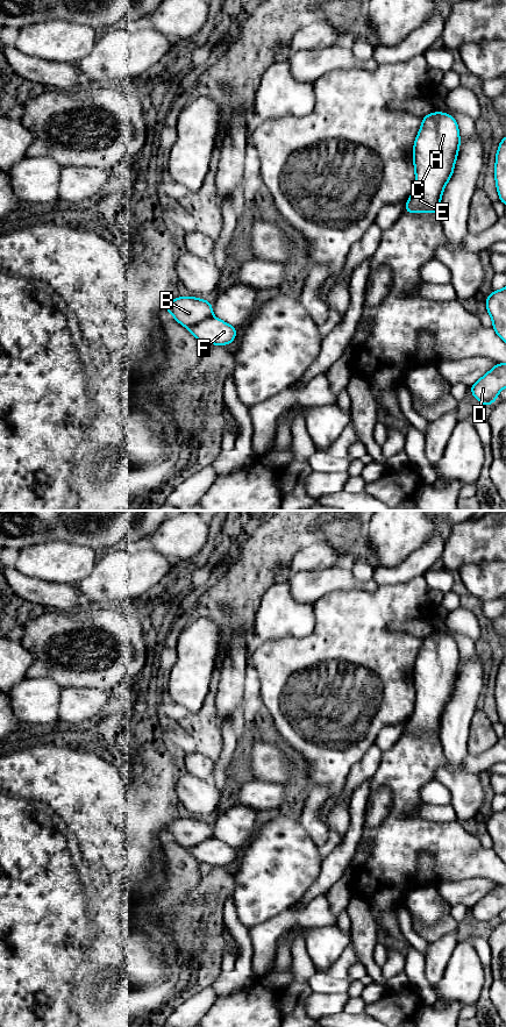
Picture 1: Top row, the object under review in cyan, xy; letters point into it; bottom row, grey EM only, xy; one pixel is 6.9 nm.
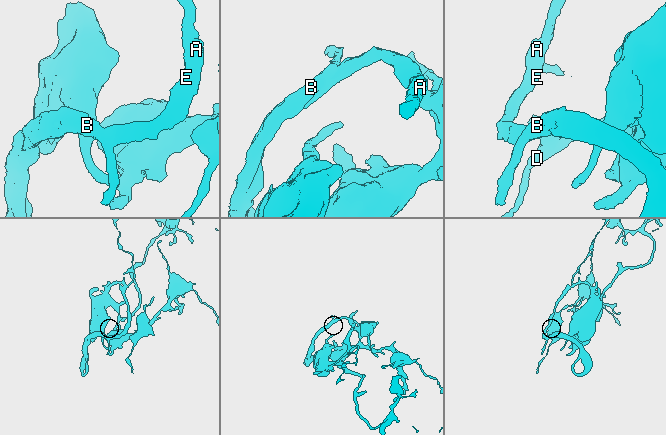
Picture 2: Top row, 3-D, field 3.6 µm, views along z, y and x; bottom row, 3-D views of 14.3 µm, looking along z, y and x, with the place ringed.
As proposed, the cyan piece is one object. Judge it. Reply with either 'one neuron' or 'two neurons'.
one neuron

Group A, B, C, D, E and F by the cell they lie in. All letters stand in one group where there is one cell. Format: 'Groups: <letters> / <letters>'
Groups: A B C D E F

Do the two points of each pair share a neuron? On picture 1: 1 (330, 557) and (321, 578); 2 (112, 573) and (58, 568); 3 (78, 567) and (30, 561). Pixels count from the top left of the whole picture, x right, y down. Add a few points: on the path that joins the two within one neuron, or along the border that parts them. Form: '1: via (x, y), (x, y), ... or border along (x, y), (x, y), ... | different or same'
1: border along (340, 562), (320, 569), (299, 571) | different
2: border along (98, 560), (83, 579), (75, 585), (66, 584) | different
3: via (66, 563), (42, 561) | same

